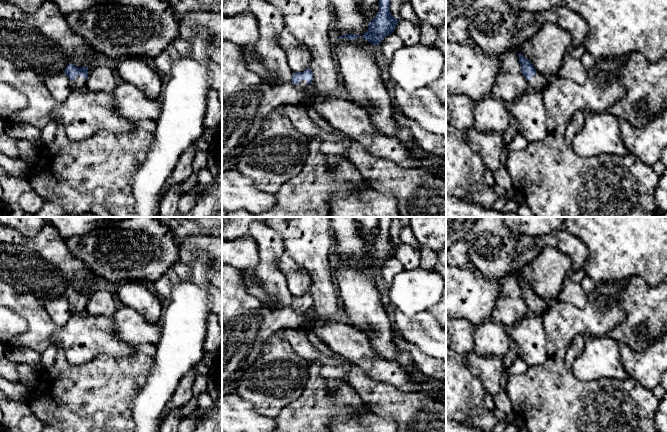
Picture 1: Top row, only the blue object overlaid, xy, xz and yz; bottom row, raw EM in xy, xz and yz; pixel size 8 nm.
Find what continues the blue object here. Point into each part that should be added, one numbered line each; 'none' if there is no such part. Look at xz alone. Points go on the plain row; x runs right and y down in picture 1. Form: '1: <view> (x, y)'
1: xz (243, 337)

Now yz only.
1: yz (538, 306)

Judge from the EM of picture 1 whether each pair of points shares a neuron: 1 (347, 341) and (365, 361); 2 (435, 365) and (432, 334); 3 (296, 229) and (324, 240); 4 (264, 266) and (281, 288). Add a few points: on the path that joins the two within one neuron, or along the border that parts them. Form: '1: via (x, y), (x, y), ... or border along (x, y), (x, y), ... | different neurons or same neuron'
1: via (352, 346), (362, 356) | same neuron
2: border along (414, 345), (425, 354), (435, 358) | different neurons
3: via (303, 230), (310, 237), (317, 237) | same neuron
4: via (267, 271), (277, 283) | same neuron

